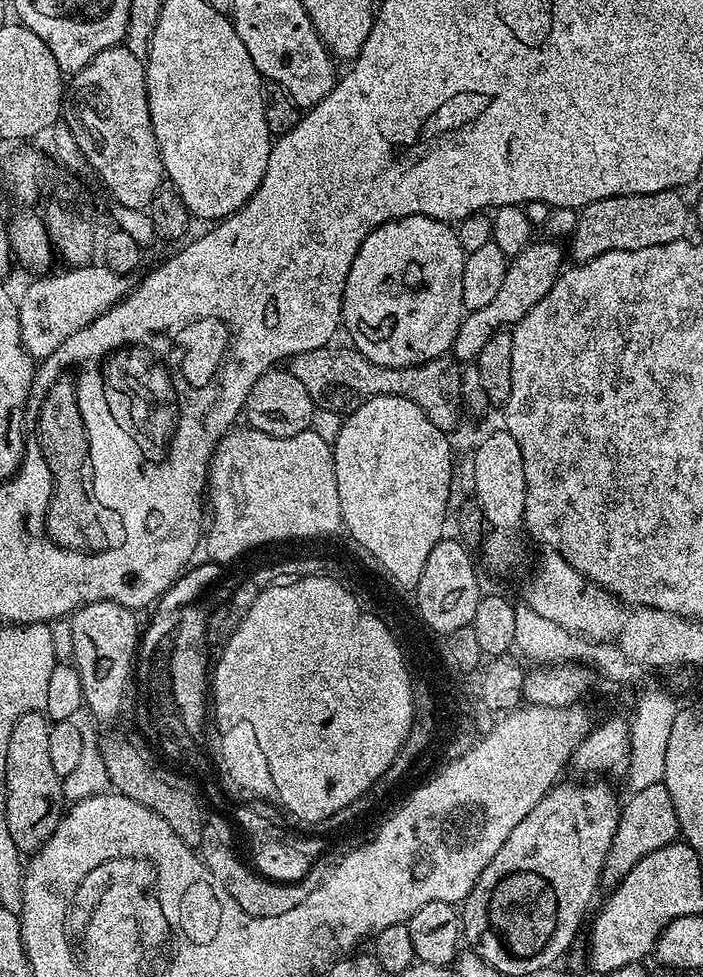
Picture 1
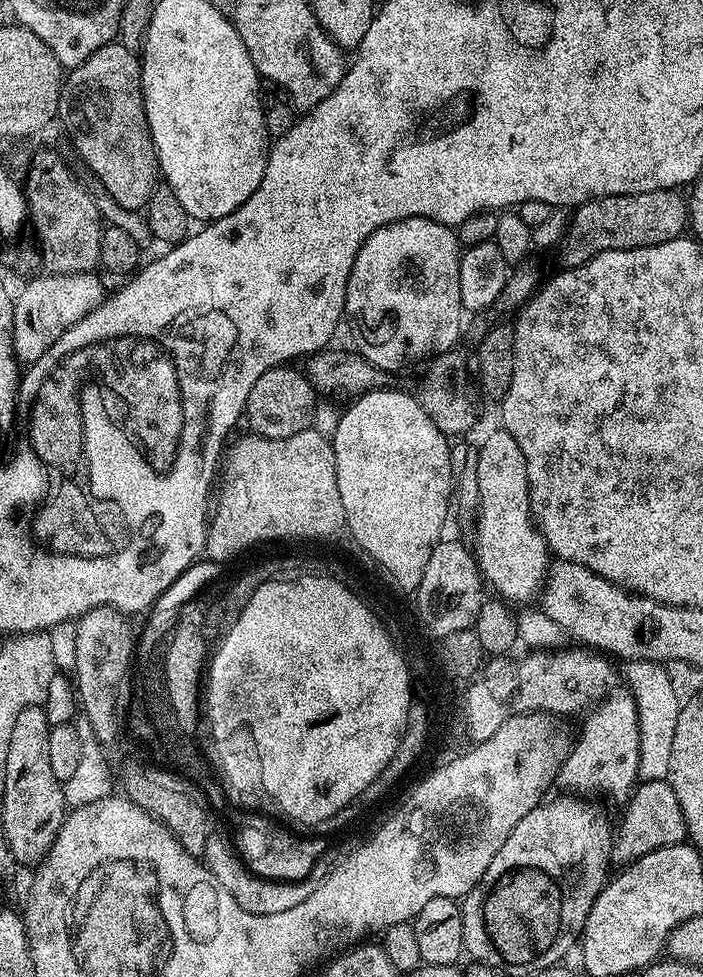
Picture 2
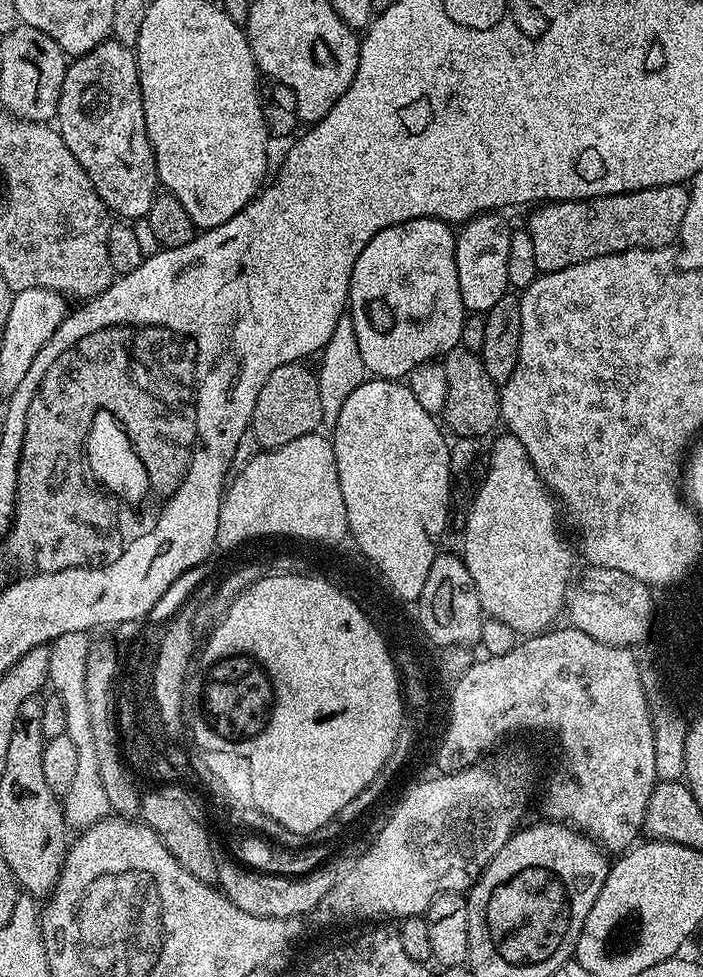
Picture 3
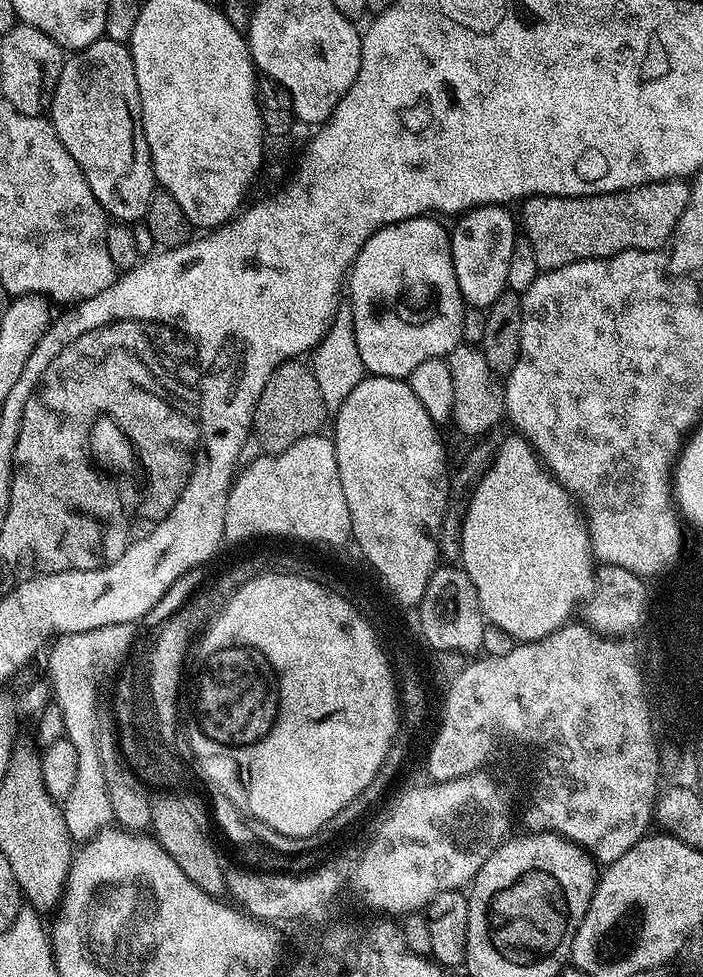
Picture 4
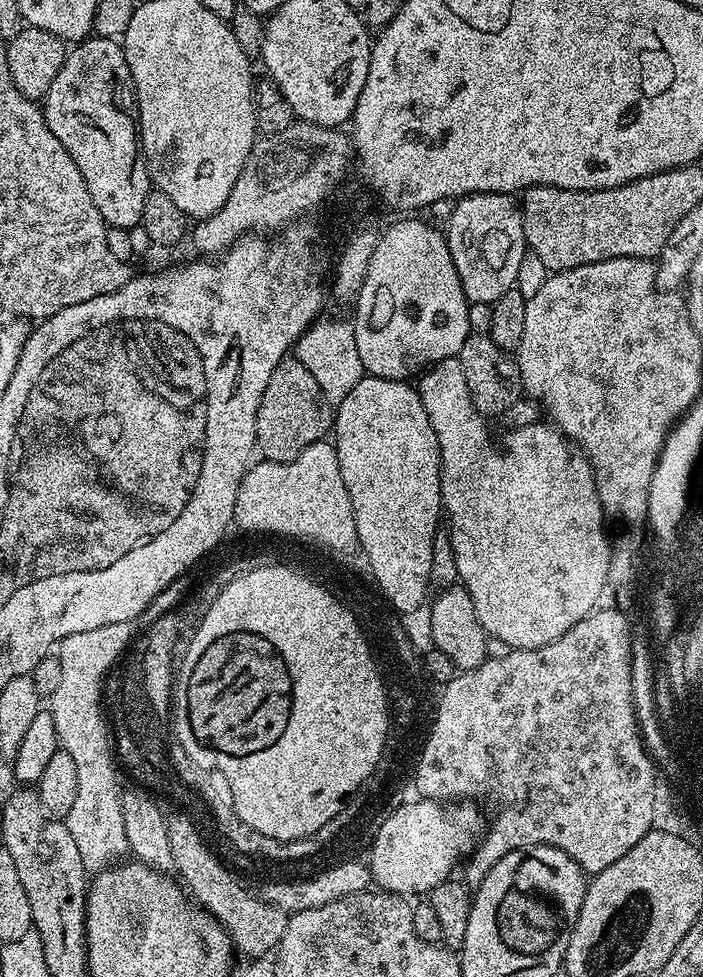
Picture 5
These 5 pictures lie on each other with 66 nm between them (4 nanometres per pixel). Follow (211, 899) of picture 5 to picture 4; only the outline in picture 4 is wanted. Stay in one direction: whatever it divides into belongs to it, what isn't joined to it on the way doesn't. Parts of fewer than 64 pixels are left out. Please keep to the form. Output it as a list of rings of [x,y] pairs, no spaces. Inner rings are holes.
[[[192,794],[153,795],[151,831],[154,833],[156,843],[164,847],[166,854],[170,854],[170,858],[174,858],[174,862],[178,862],[178,866],[182,866],[182,874],[186,874],[186,878],[190,878],[190,882],[194,882],[194,886],[206,890],[206,894],[220,898],[223,897],[226,892],[226,868],[220,865],[220,856],[216,853],[215,846],[212,845],[211,834],[208,833],[208,820],[210,824],[209,813],[208,816],[204,813],[203,806],[195,800],[196,798],[197,797]]]

